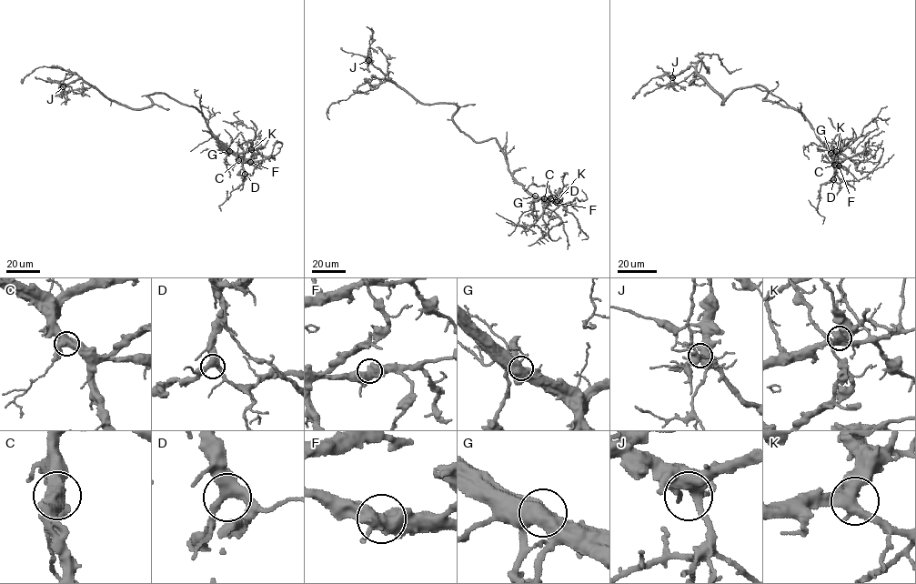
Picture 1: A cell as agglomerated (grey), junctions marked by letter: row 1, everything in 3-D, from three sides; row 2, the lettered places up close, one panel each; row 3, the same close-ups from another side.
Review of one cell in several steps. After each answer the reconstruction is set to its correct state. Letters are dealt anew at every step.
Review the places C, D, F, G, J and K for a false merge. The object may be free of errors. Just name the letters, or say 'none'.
none

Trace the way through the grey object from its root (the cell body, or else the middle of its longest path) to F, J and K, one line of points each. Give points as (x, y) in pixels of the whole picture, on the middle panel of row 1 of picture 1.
F: (469, 137), (478, 142), (495, 138), (508, 168), (517, 181), (538, 198), (556, 202)
J: (469, 137), (452, 118), (456, 105), (419, 102), (389, 81), (368, 60)
K: (469, 137), (478, 142), (495, 138), (508, 168), (517, 181), (544, 202), (557, 200)

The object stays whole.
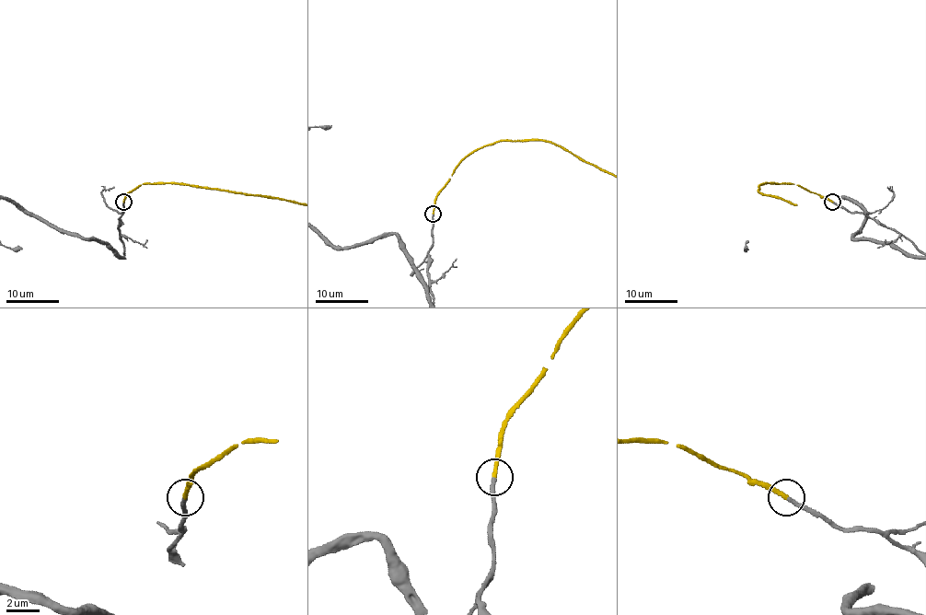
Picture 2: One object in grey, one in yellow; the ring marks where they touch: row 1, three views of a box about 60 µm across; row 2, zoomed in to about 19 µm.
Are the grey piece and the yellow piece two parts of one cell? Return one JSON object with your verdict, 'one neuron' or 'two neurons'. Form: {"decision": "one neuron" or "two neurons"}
{"decision": "one neuron"}

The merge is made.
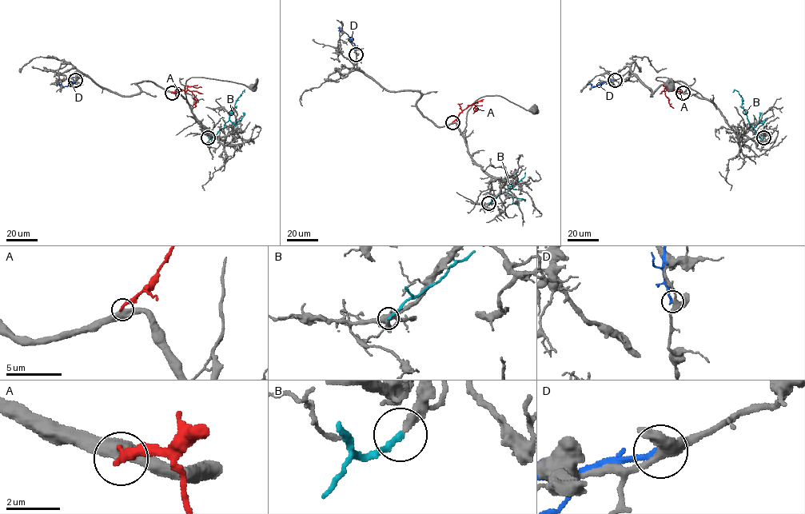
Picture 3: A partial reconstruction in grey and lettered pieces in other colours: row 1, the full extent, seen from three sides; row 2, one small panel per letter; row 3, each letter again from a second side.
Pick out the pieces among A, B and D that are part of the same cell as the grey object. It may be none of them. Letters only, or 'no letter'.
no letter

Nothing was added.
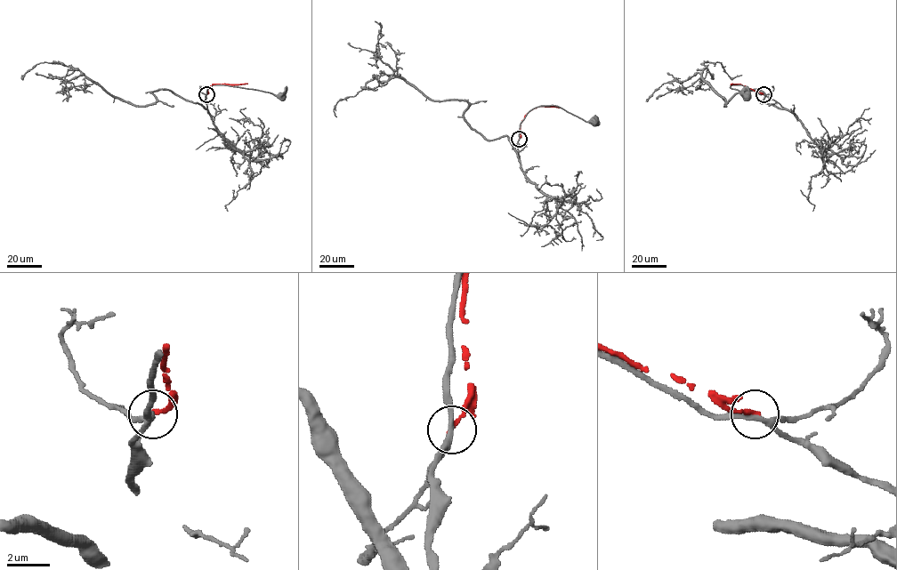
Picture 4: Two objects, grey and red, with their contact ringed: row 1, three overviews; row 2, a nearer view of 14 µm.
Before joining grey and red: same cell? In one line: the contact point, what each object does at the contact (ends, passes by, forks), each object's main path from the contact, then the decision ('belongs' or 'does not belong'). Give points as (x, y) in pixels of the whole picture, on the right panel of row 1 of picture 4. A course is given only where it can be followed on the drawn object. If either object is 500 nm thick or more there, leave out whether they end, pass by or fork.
at (763, 94); grey forks there; red ends there; grey runs (763, 94), (742, 85), (730, 86), (746, 95); red runs (763, 94), (732, 83); does not belong

